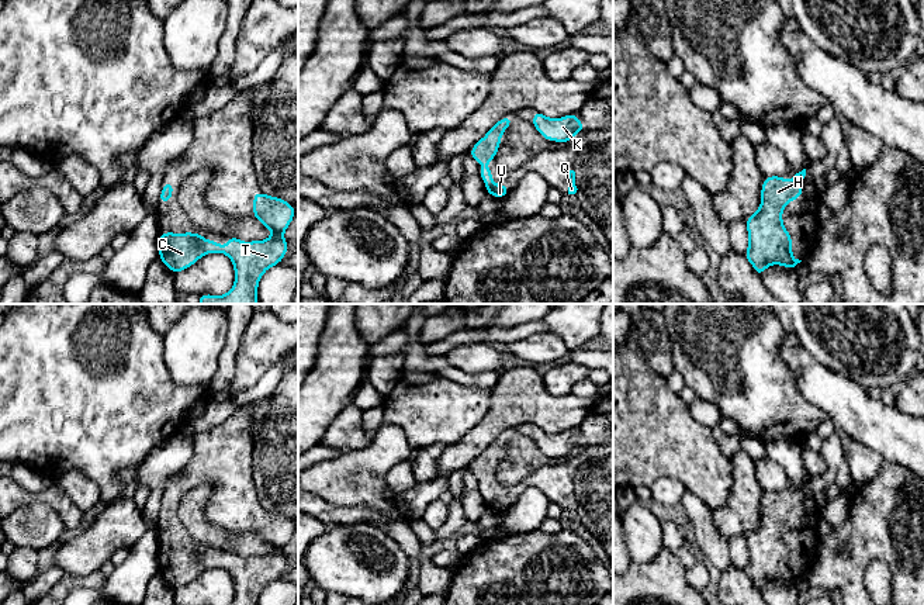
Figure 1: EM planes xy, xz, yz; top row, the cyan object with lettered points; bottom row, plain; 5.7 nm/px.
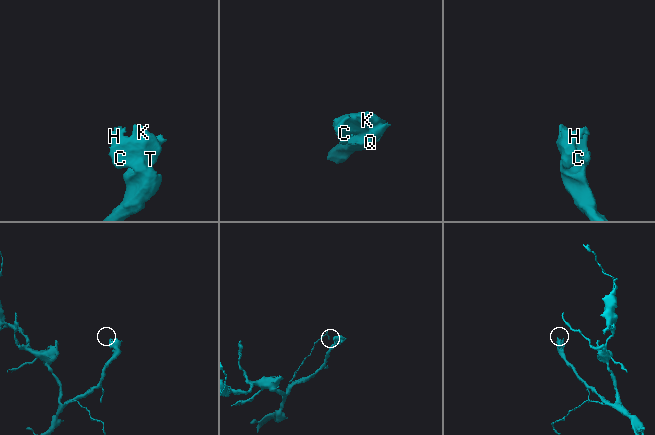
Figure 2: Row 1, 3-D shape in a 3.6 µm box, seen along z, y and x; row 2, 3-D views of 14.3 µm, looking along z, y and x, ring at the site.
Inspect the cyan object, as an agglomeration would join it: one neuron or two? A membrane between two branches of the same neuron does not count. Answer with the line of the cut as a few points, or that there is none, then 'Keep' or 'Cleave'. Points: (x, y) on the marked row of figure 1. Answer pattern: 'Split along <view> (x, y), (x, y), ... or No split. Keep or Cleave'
No split. Keep

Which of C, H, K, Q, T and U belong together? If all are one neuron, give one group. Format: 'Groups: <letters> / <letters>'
Groups: C H K Q T U

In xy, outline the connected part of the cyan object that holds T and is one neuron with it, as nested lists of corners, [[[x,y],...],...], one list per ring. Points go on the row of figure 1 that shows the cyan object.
[[[257,191],[253,194],[253,217],[273,232],[269,239],[242,242],[231,236],[224,248],[217,241],[205,241],[201,234],[163,232],[159,235],[159,259],[177,273],[193,266],[205,253],[225,253],[233,263],[233,287],[225,295],[203,294],[198,304],[259,304],[260,277],[269,267],[281,263],[288,252],[283,234],[294,215],[295,208],[288,201]]]

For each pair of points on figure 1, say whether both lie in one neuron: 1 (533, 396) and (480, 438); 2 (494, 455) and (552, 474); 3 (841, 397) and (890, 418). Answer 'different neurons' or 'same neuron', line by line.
1: same neuron
2: same neuron
3: same neuron

